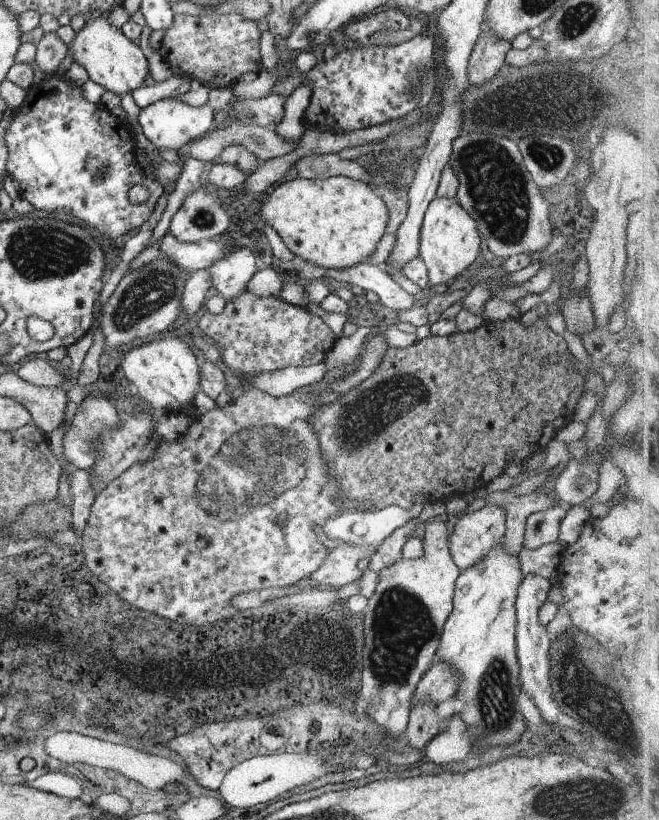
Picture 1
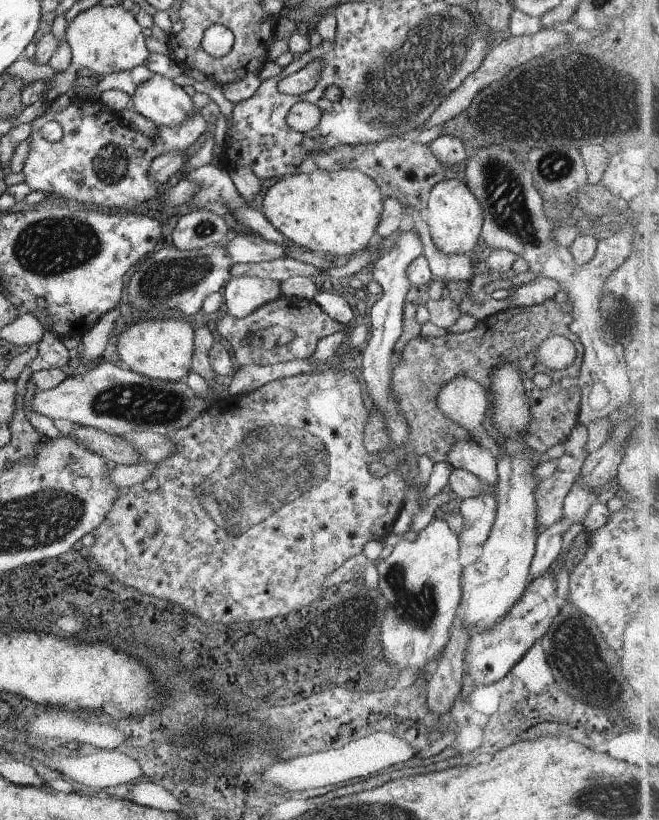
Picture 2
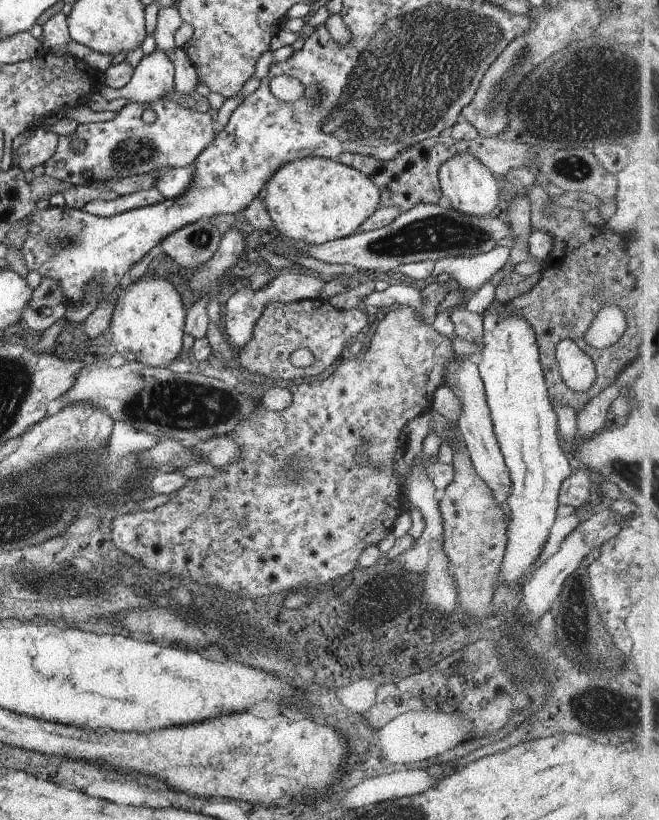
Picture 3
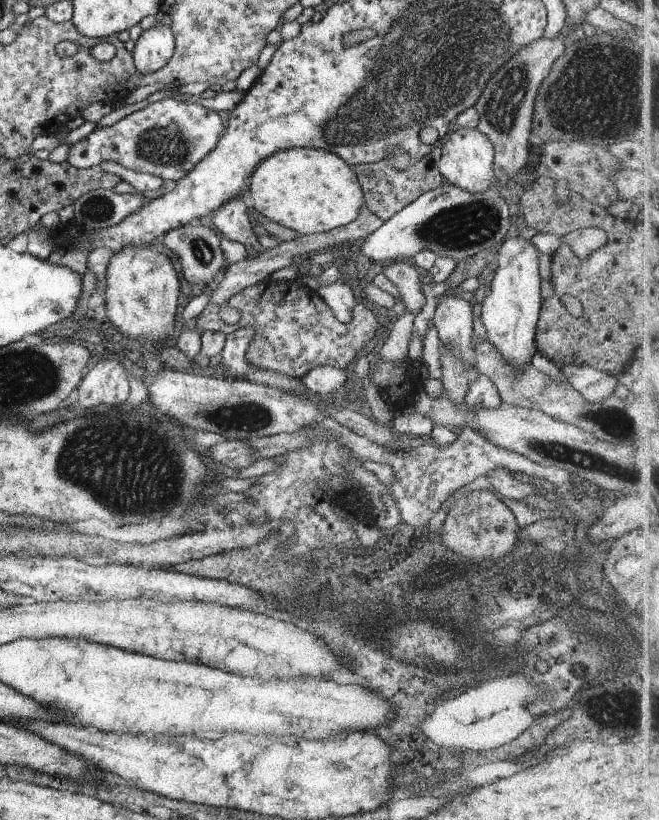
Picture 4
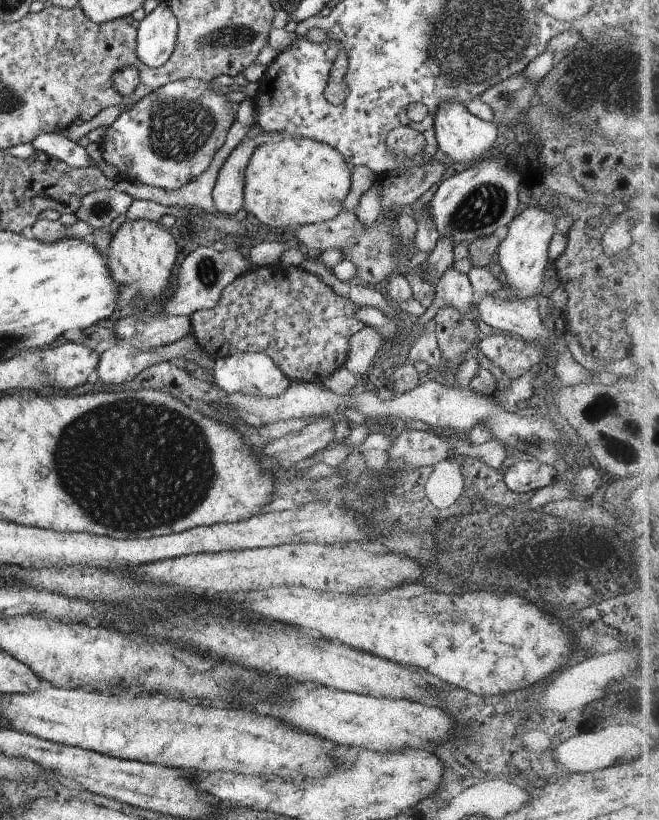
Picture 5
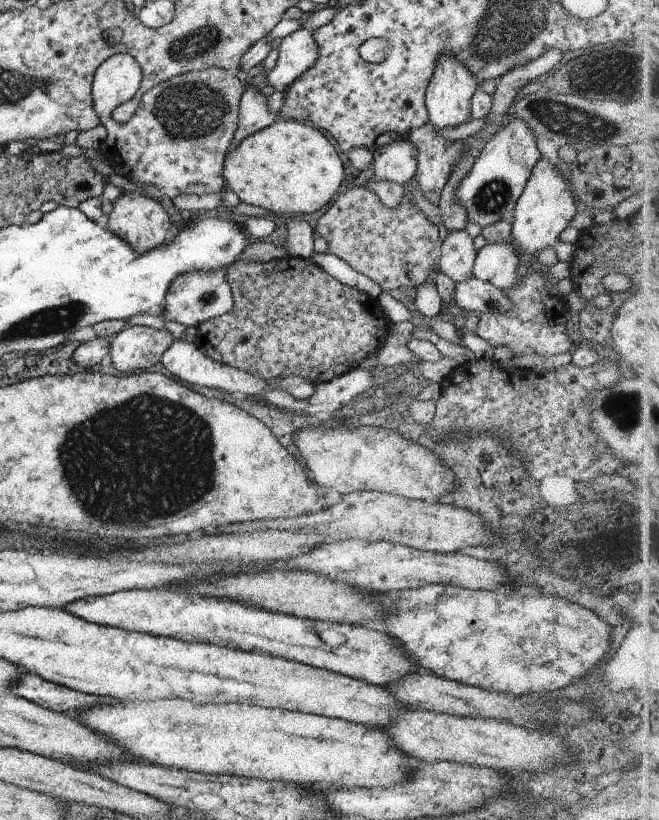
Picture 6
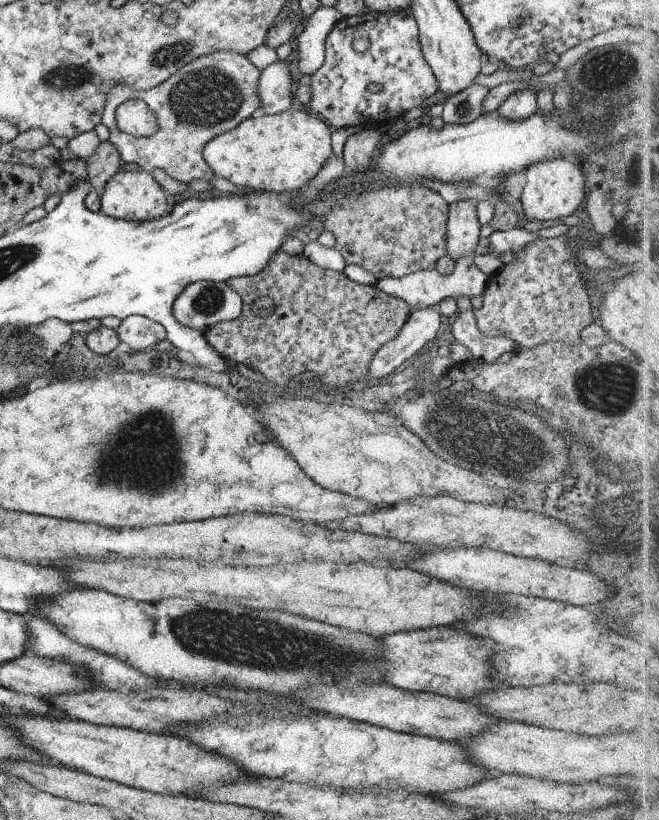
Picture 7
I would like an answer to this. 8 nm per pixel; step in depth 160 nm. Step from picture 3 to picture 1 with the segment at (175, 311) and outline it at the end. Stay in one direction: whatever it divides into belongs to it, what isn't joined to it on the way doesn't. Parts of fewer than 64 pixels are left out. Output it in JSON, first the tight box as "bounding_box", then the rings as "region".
{"bounding_box":[120,336,200,412],"region":[[[167,336],[129,350],[120,366],[134,395],[141,398],[141,402],[149,404],[153,410],[181,412],[187,408],[193,409],[193,398],[200,391],[199,366],[193,351],[177,336]]]}

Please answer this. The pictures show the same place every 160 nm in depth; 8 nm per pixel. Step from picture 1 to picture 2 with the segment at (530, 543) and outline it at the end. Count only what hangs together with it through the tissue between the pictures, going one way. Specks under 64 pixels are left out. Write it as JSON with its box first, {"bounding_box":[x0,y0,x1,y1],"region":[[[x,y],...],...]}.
{"bounding_box":[534,424,588,526],"region":[[[576,424],[568,437],[565,438],[565,448],[568,453],[559,457],[557,469],[549,478],[540,480],[534,493],[537,503],[536,521],[545,526],[562,519],[562,502],[576,482],[584,460],[588,455],[585,451],[587,431],[583,425]]]}

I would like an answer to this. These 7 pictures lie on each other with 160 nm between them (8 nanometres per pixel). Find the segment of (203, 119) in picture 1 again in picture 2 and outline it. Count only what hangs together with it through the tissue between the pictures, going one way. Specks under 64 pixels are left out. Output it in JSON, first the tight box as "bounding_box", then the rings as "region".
{"bounding_box":[130,73,199,126],"region":[[[157,73],[135,86],[130,96],[130,107],[154,122],[155,126],[177,126],[189,115],[199,112],[179,85]]]}

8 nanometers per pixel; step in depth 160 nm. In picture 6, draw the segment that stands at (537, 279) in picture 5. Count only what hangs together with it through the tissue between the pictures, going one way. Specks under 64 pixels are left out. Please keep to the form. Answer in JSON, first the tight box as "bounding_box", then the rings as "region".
{"bounding_box":[509,156,576,256],"region":[[[540,156],[532,166],[529,178],[525,181],[512,210],[509,231],[511,242],[518,250],[519,256],[523,253],[539,253],[547,245],[553,245],[561,230],[569,226],[569,221],[576,211],[568,180],[559,174],[555,165]]]}

